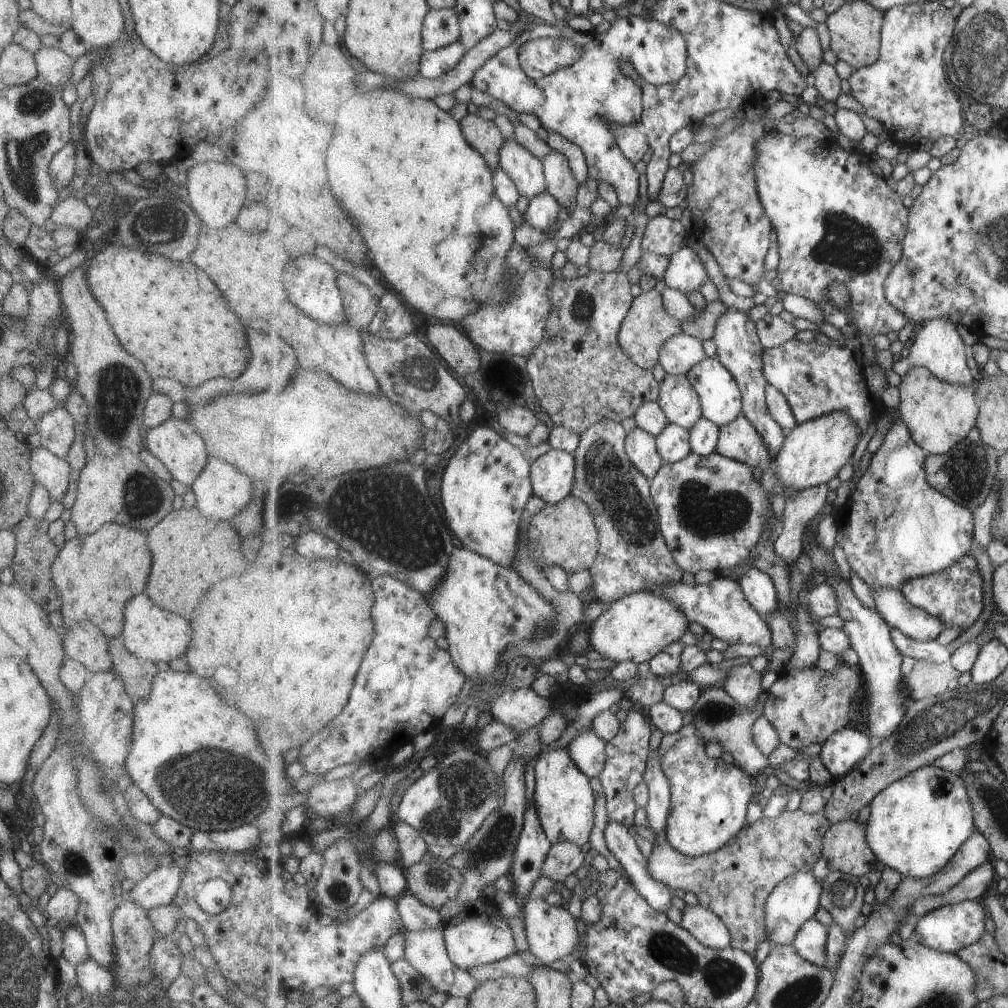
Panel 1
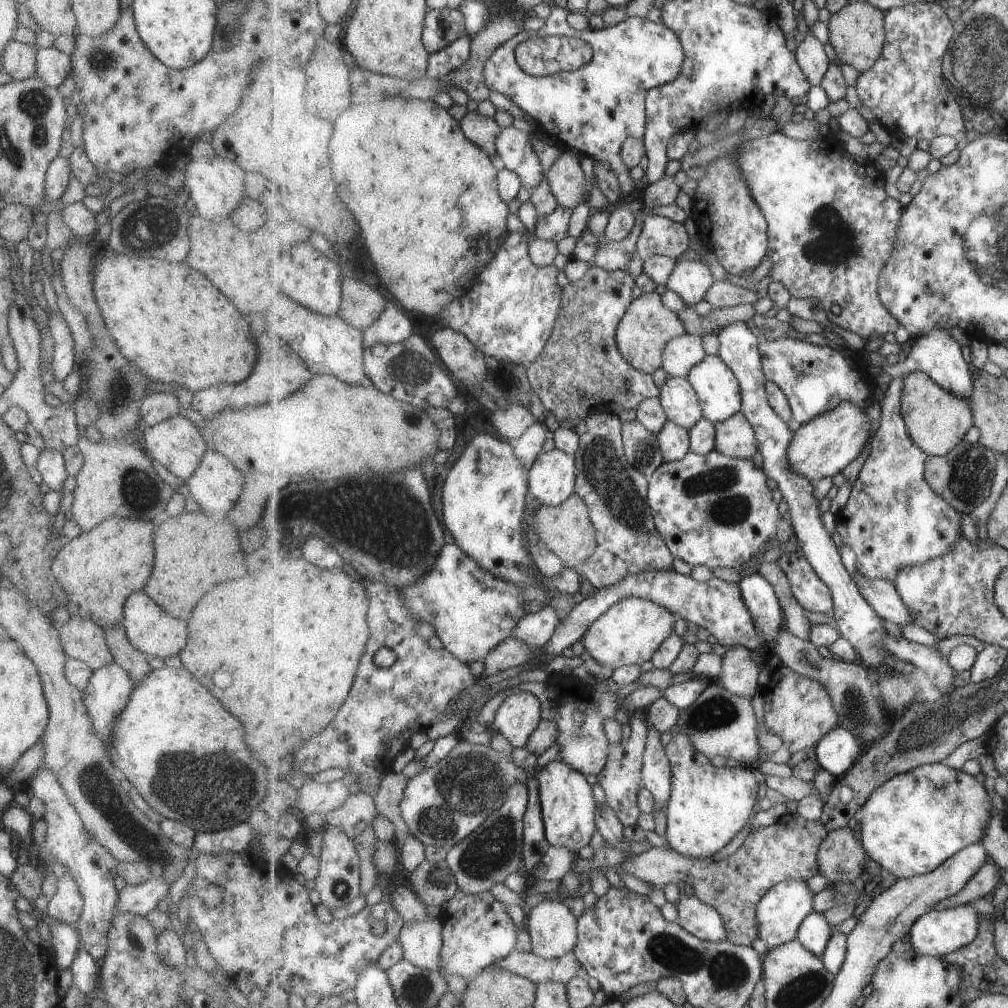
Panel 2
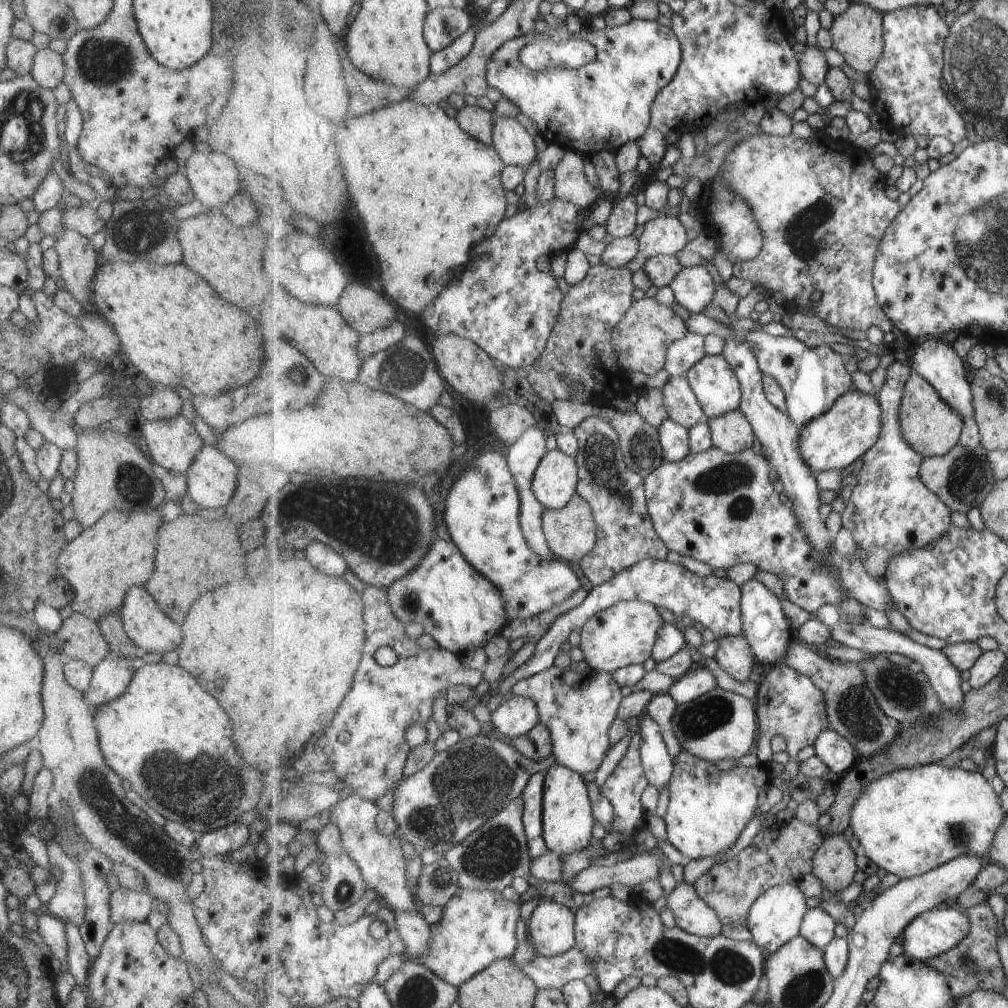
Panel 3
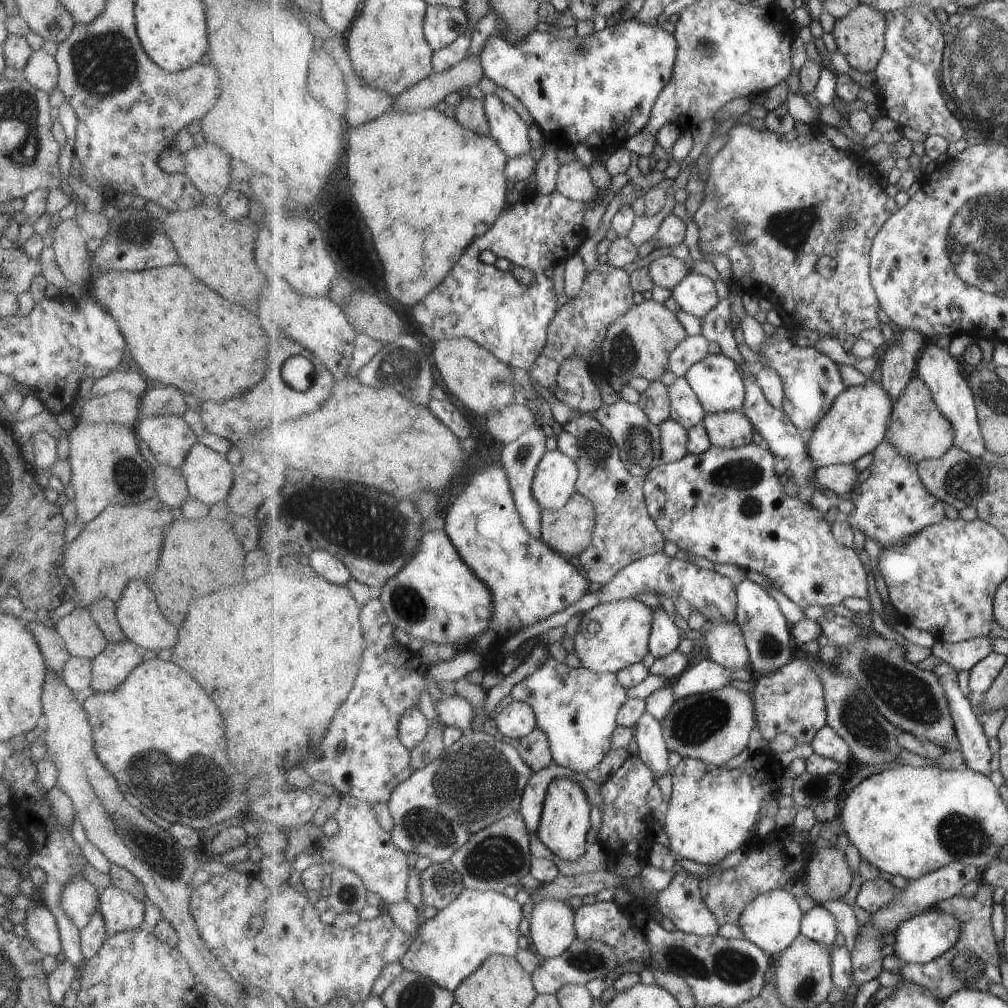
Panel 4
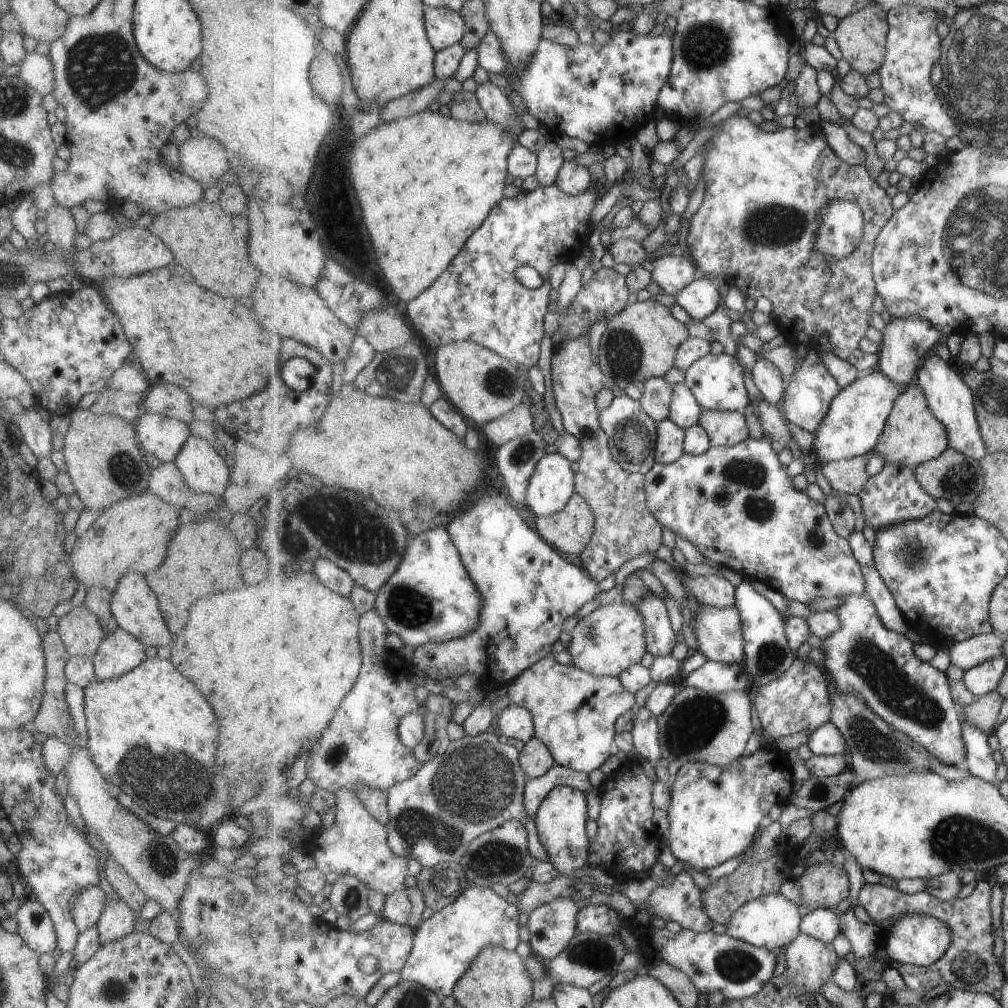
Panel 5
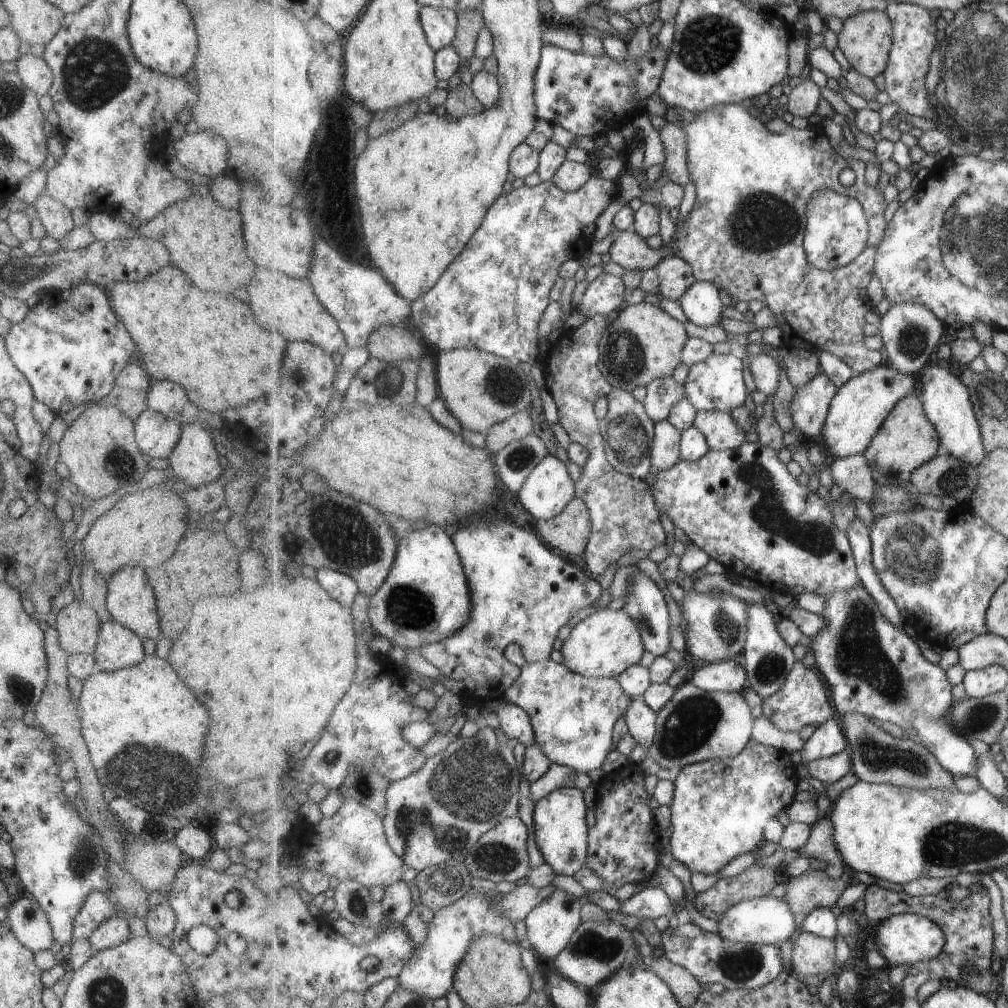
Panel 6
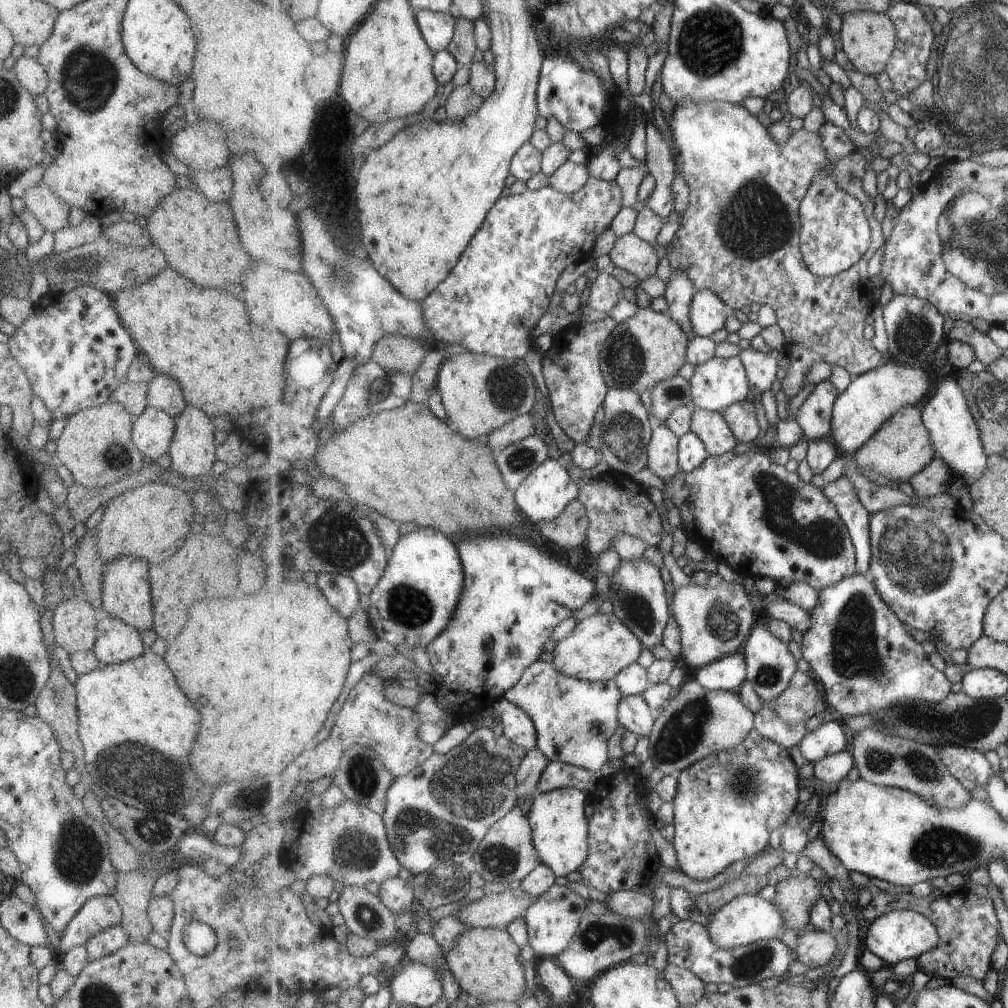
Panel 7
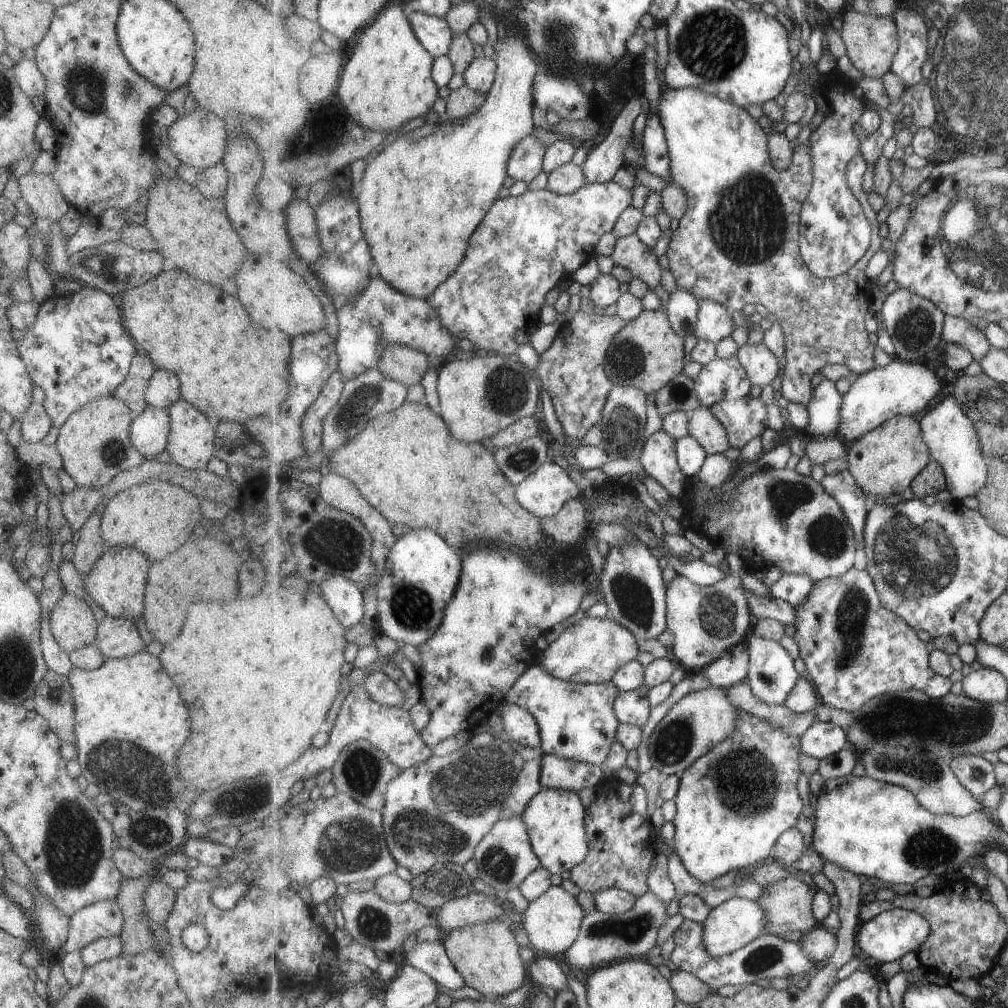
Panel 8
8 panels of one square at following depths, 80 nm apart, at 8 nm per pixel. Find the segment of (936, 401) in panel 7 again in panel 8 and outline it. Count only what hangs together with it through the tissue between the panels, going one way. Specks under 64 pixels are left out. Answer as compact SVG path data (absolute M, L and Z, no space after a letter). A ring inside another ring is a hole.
M950 388L945 398L932 410L926 412L920 420L925 442L929 445L932 458L941 463L946 472L948 488L955 498L956 504L969 496L977 496L978 492L988 483L990 458L984 456L982 444L979 443L977 430L969 416L965 416L961 404L952 394Z

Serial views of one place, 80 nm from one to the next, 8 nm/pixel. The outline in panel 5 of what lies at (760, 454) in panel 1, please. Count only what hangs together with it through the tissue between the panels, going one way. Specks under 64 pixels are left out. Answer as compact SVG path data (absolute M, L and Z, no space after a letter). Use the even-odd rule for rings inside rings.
M705 409L698 422L710 436L713 447L732 447L749 439L749 426L742 411L720 411Z

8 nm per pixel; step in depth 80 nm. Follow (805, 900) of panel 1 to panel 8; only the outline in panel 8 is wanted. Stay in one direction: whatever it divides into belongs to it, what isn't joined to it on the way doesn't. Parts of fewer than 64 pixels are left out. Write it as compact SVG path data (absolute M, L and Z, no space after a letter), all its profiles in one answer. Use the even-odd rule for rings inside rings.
M733 897L712 909L704 924L704 941L708 951L715 957L733 954L747 946L760 934L765 934L768 916L757 901L744 897Z

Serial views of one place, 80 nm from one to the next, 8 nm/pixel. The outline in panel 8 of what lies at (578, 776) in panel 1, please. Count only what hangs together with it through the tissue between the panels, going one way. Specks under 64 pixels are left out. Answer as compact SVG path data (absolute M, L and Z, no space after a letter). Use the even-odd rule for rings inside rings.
M542 788L527 805L522 814L529 836L542 865L552 874L563 874L581 864L588 855L589 843L586 831L587 809L579 794L565 789Z

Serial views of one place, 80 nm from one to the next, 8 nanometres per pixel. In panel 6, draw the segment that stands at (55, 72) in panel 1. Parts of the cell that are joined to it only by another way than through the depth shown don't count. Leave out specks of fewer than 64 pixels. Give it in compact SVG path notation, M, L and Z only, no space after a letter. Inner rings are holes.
M31 54L19 56L16 60L15 73L38 98L43 94L48 94L48 88L52 83L52 74L43 58Z

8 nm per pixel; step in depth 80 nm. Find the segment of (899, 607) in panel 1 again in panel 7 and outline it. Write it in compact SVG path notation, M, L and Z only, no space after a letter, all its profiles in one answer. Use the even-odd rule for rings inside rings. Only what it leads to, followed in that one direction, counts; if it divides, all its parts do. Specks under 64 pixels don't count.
M752 447L742 455L729 451L722 455L709 455L703 464L694 471L687 473L680 470L670 481L665 481L663 490L665 498L669 499L679 510L682 527L686 531L688 538L693 538L711 555L716 561L725 562L735 572L741 576L751 578L771 578L775 581L776 587L785 588L791 582L803 581L813 589L820 591L822 588L837 584L840 580L848 579L848 576L857 572L856 548L850 535L848 524L845 524L844 517L841 516L837 505L825 494L824 489L817 488L811 481L803 482L801 476L796 471L789 472L787 468L775 464L770 457L770 451L764 447Z

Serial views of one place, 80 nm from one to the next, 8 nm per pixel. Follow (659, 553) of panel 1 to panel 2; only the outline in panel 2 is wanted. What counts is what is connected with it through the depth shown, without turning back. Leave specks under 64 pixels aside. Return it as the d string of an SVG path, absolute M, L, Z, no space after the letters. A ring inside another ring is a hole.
M604 413L585 417L576 428L580 436L580 447L576 452L578 475L576 493L589 505L593 522L598 530L598 545L592 557L580 567L588 582L596 589L604 589L626 576L639 571L668 569L673 564L673 553L656 525L653 509L648 501L649 479L629 462L625 454L621 418L615 413Z

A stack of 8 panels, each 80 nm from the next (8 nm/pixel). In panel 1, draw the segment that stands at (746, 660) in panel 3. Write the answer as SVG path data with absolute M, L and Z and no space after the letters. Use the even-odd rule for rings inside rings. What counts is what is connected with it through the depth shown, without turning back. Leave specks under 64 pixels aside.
M749 663L735 665L730 668L728 677L721 685L741 706L744 706L744 709L751 710L755 708L757 698L763 691L761 675L762 673L757 672Z

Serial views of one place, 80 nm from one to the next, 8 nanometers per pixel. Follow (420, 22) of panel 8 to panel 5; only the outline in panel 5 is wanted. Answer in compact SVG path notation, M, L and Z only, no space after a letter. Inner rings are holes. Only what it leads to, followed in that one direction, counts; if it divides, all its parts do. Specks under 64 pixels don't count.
M428 7L425 12L426 31L437 51L459 43L465 32L464 16L449 7Z

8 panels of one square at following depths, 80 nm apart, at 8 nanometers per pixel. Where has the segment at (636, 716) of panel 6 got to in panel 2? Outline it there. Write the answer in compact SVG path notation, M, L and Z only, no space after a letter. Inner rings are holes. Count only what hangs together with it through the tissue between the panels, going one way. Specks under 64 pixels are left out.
M652 725L644 752L643 772L644 786L656 798L656 810L667 806L672 795L672 766L662 741L662 734Z

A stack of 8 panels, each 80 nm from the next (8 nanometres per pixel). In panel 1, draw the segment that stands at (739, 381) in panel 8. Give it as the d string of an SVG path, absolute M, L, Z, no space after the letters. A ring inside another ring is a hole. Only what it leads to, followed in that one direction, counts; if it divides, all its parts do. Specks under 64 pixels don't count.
M706 356L687 376L699 393L705 418L722 427L743 412L740 384L719 357Z

